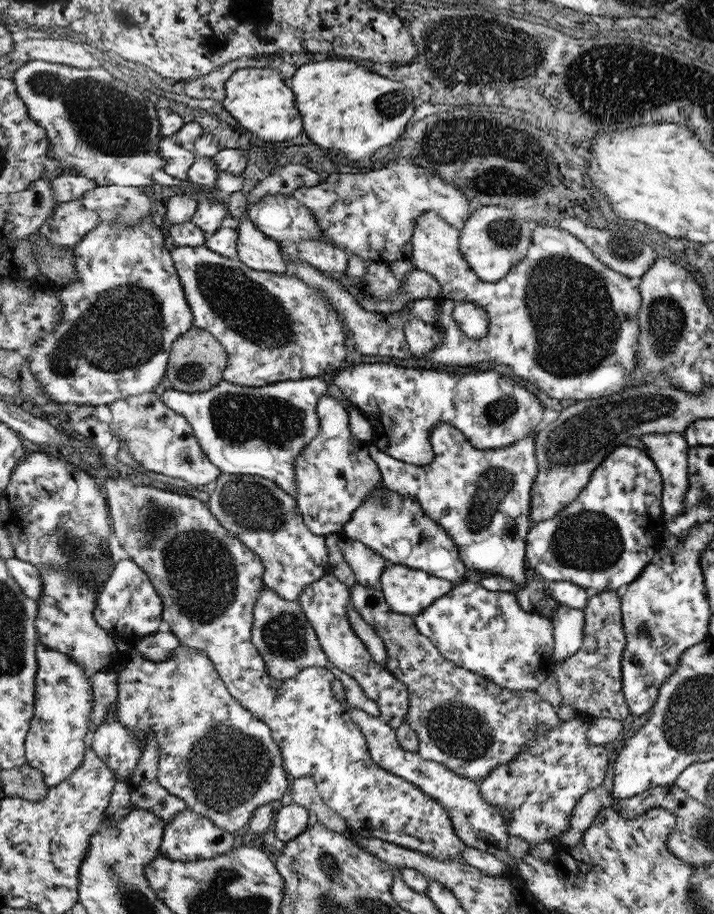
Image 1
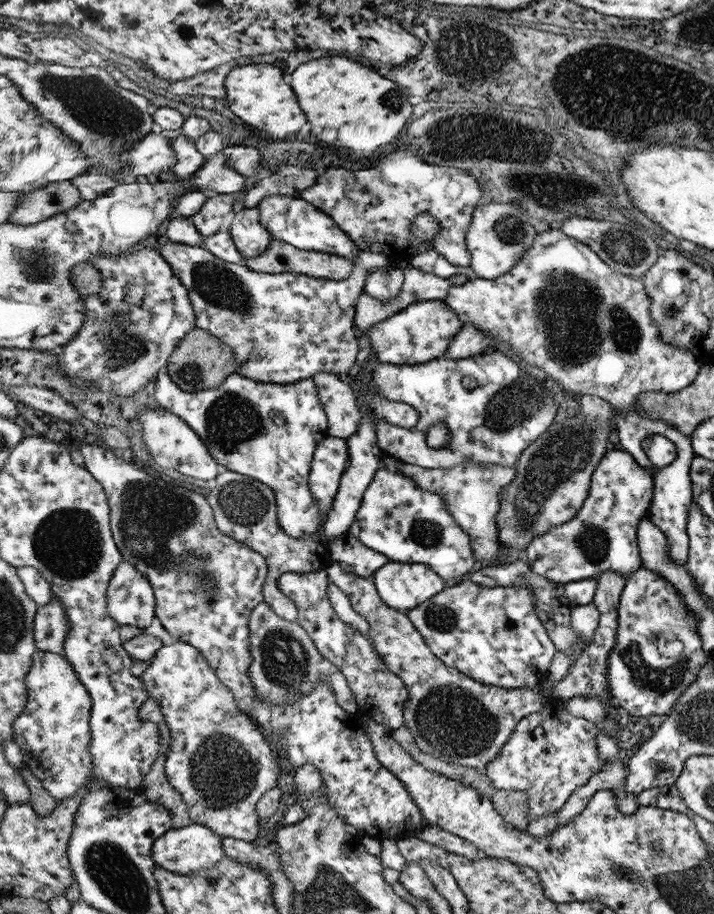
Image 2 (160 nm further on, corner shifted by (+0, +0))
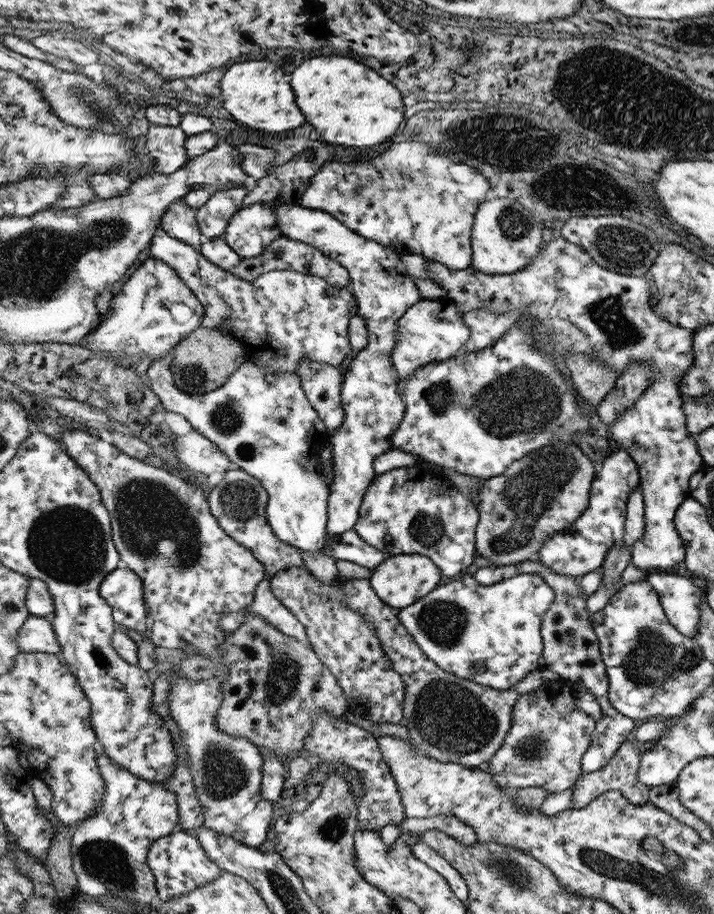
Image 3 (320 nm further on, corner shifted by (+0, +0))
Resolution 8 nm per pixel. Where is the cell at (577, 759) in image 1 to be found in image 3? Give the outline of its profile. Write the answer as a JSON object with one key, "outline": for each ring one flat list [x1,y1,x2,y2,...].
{"outline":[[559,680,545,681,537,690,530,694,521,694,517,698,517,706,513,708,513,730,505,737,505,746,497,750,486,763,487,772,494,778,497,786,506,789,523,788,526,786,542,786,547,794,571,789,580,777,580,761,591,744,595,720,589,718,576,706,577,690,572,690,569,682]]}

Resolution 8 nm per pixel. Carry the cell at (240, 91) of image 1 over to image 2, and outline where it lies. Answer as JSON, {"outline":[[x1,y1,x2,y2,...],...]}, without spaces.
{"outline":[[236,64,226,74,223,86,225,96,222,101,228,110,245,124,269,132,273,138,285,138,297,132,305,122,303,112,295,102,293,90,281,80,281,70,271,64]]}

